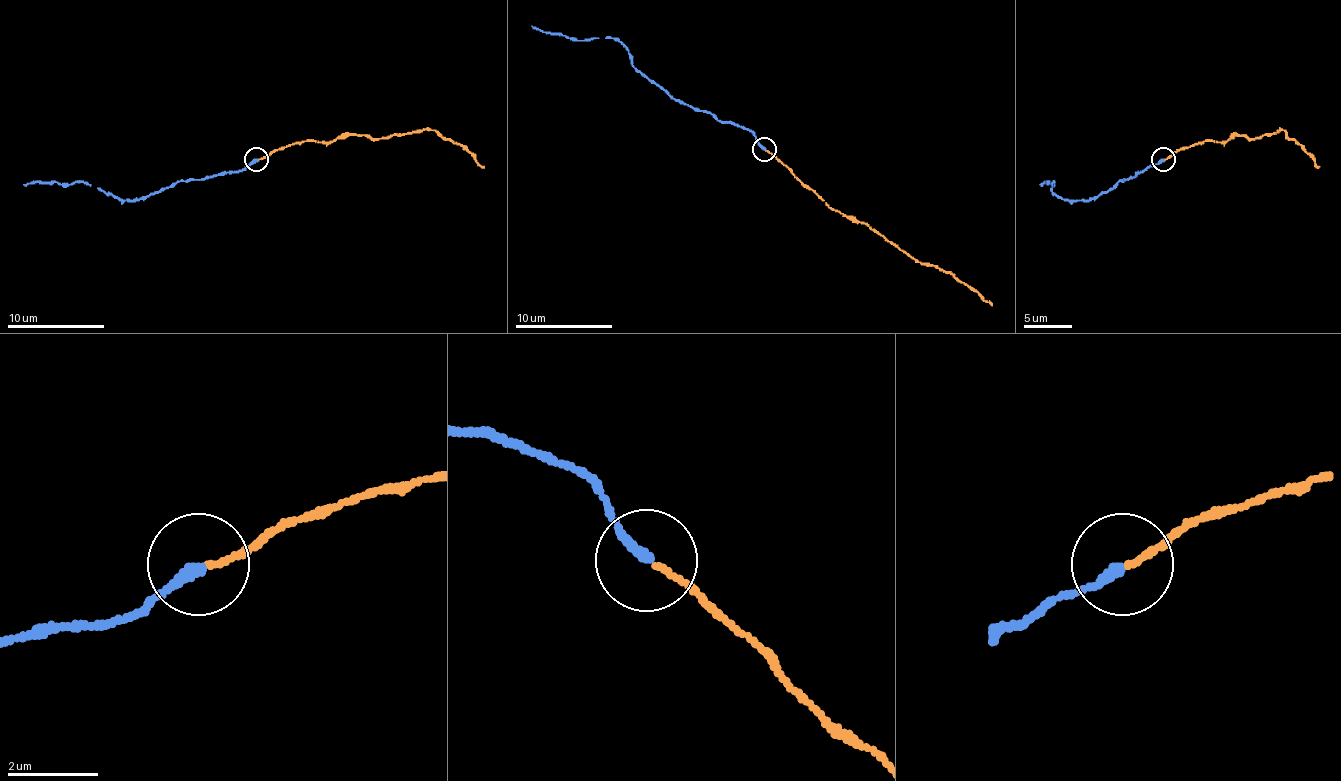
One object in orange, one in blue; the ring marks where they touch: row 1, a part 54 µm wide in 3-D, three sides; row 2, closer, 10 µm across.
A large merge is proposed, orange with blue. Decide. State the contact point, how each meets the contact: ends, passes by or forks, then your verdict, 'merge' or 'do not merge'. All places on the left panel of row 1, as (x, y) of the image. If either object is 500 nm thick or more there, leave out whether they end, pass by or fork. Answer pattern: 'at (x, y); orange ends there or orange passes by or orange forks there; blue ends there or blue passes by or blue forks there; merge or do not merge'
at (256, 159); orange ends there; blue ends there; merge

